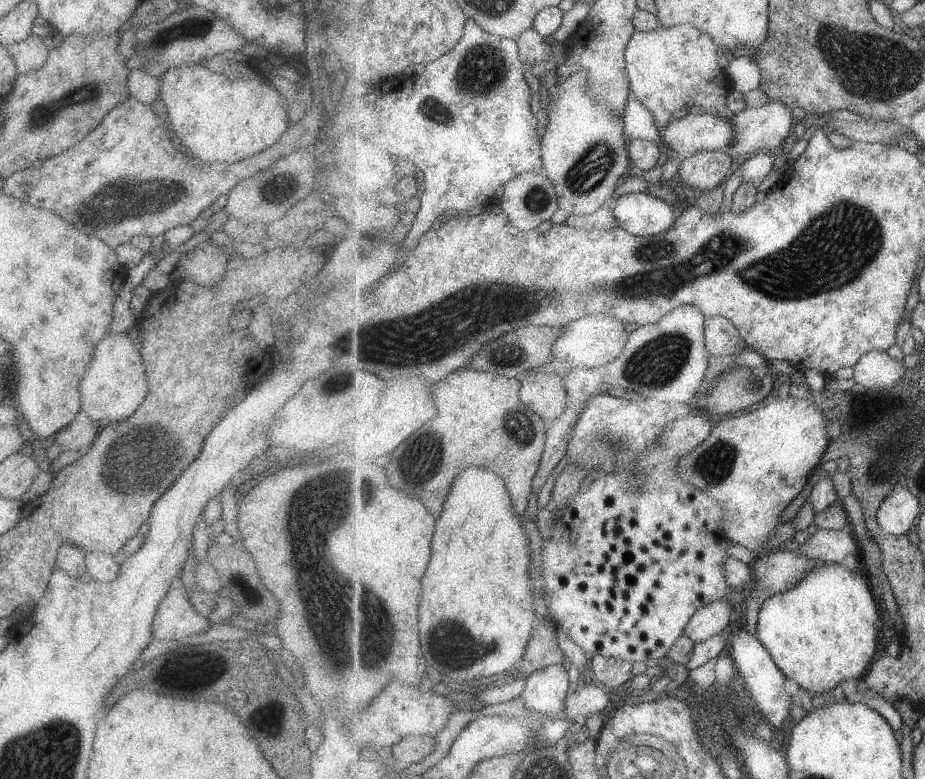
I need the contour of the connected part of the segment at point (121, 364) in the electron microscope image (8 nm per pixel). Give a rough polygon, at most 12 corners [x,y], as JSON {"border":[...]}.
{"border":[[127,332],[97,344],[78,382],[80,416],[122,422],[149,391]]}

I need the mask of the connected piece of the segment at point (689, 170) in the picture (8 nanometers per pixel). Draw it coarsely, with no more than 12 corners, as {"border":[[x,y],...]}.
{"border":[[725,150],[699,151],[679,165],[685,186],[717,188],[733,168]]}

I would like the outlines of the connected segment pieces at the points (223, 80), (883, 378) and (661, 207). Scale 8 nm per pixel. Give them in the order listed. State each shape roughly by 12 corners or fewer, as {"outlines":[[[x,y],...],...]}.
{"outlines":[[[165,69],[158,98],[179,146],[239,162],[289,126],[261,76]],[[882,350],[864,354],[853,368],[868,389],[893,386],[908,369]],[[633,191],[617,200],[621,228],[652,237],[674,224],[676,204]]]}

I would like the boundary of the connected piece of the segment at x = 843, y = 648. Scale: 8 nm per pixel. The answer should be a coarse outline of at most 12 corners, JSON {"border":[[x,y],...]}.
{"border":[[819,562],[769,597],[758,639],[813,694],[863,678],[879,608]]}

